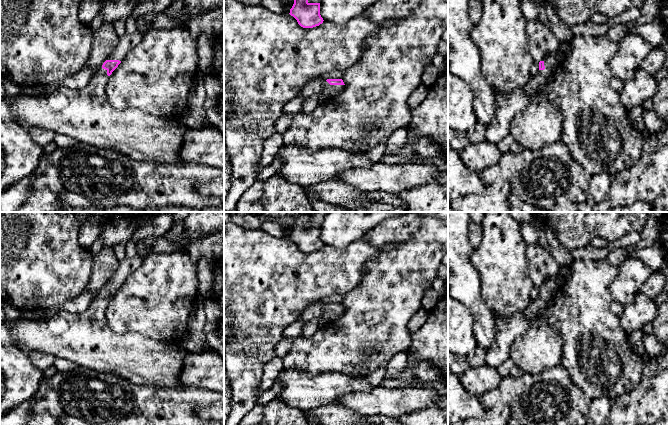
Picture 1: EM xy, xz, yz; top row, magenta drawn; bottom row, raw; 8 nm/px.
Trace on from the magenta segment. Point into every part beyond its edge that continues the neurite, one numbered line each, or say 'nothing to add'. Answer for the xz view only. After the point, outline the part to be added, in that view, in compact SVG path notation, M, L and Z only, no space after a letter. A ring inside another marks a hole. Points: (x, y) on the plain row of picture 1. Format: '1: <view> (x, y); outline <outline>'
1: xz (328, 314); outline M325 305L322 312L322 319L324 321L335 320L341 317L343 313L344 309L330 309L327 305Z

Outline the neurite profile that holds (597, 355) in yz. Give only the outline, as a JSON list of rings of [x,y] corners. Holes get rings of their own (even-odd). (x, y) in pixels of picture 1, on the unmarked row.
[[[607,258],[573,260],[568,277],[558,283],[551,304],[541,313],[563,338],[561,365],[567,370],[572,382],[580,387],[591,400],[603,395],[616,400],[635,389],[642,375],[643,358],[630,345],[628,334],[621,327],[620,317],[610,310],[612,297],[609,286],[618,273],[619,266],[611,264]]]

